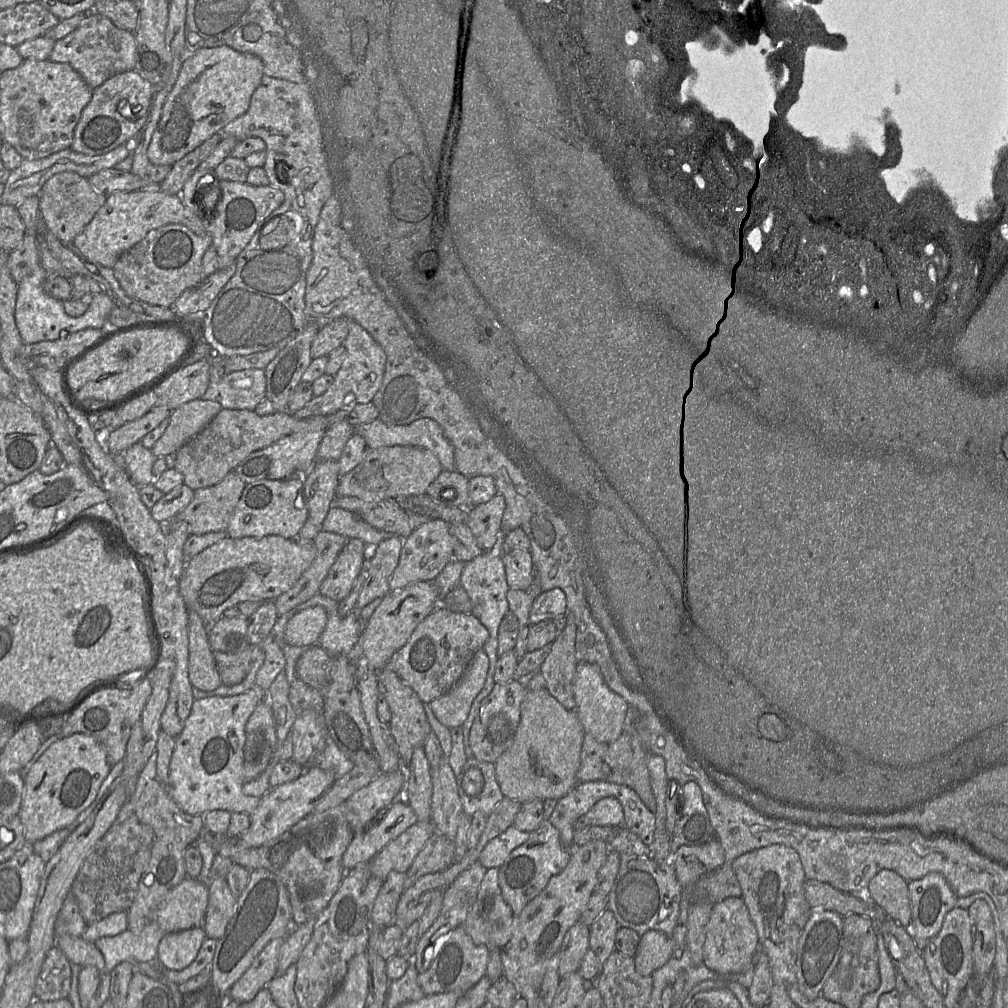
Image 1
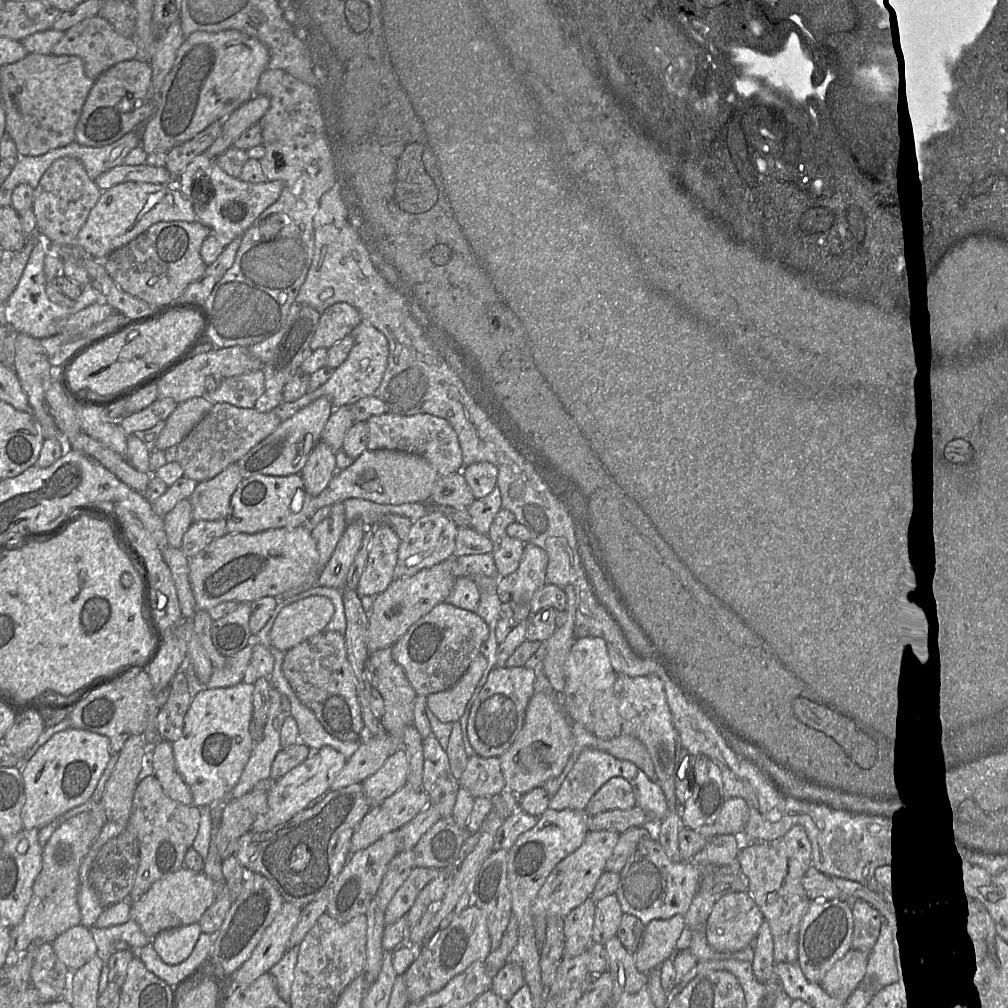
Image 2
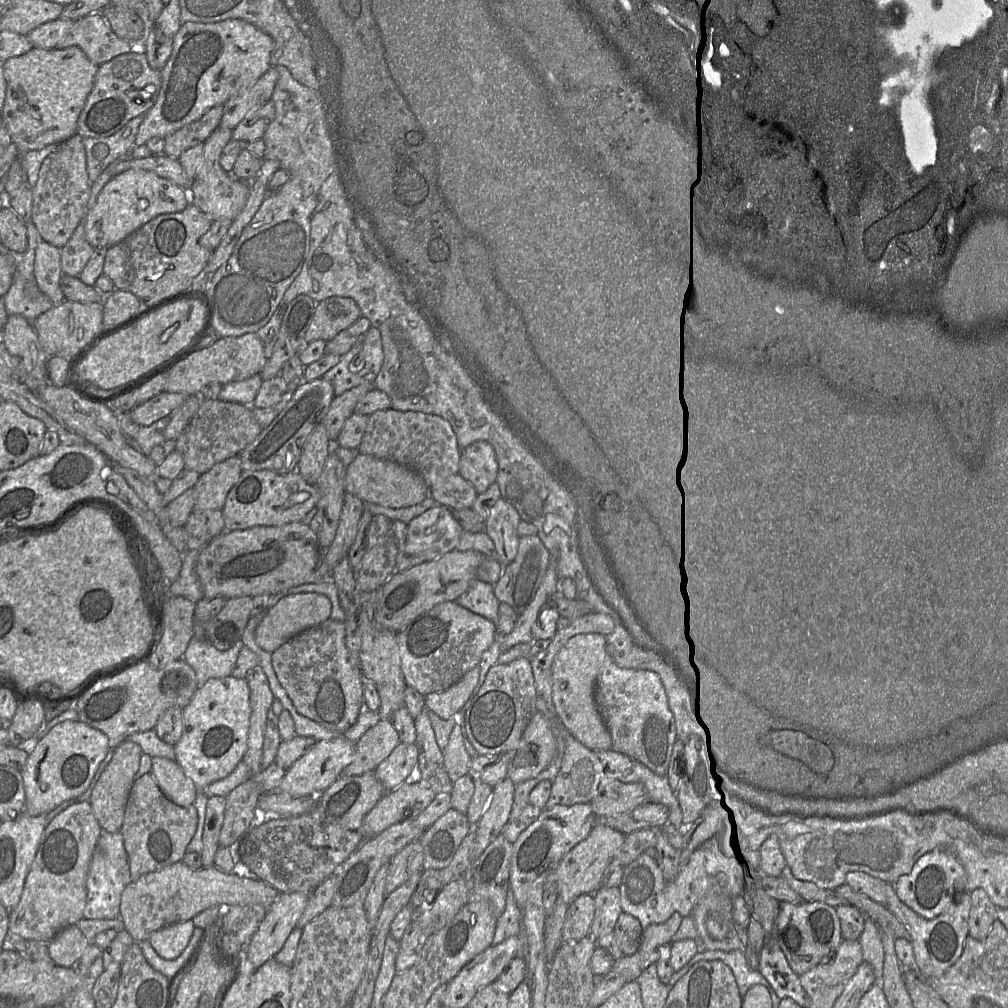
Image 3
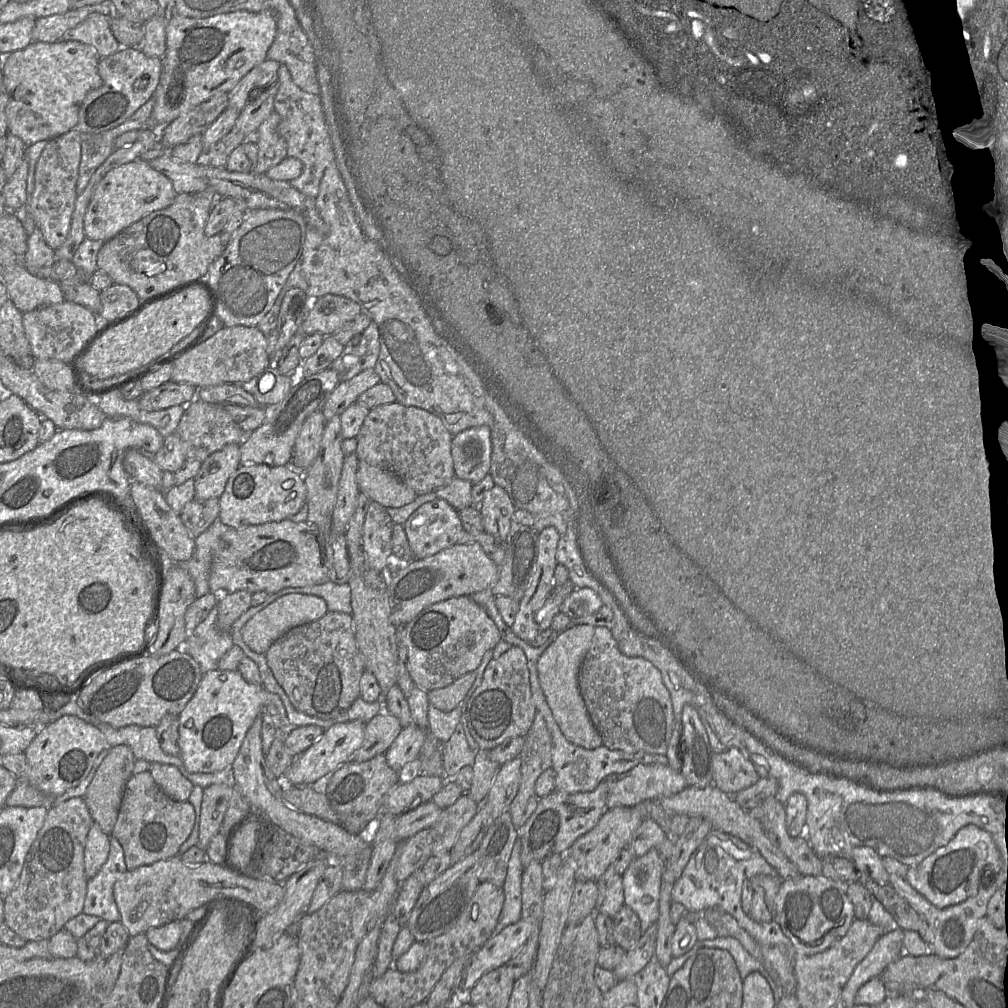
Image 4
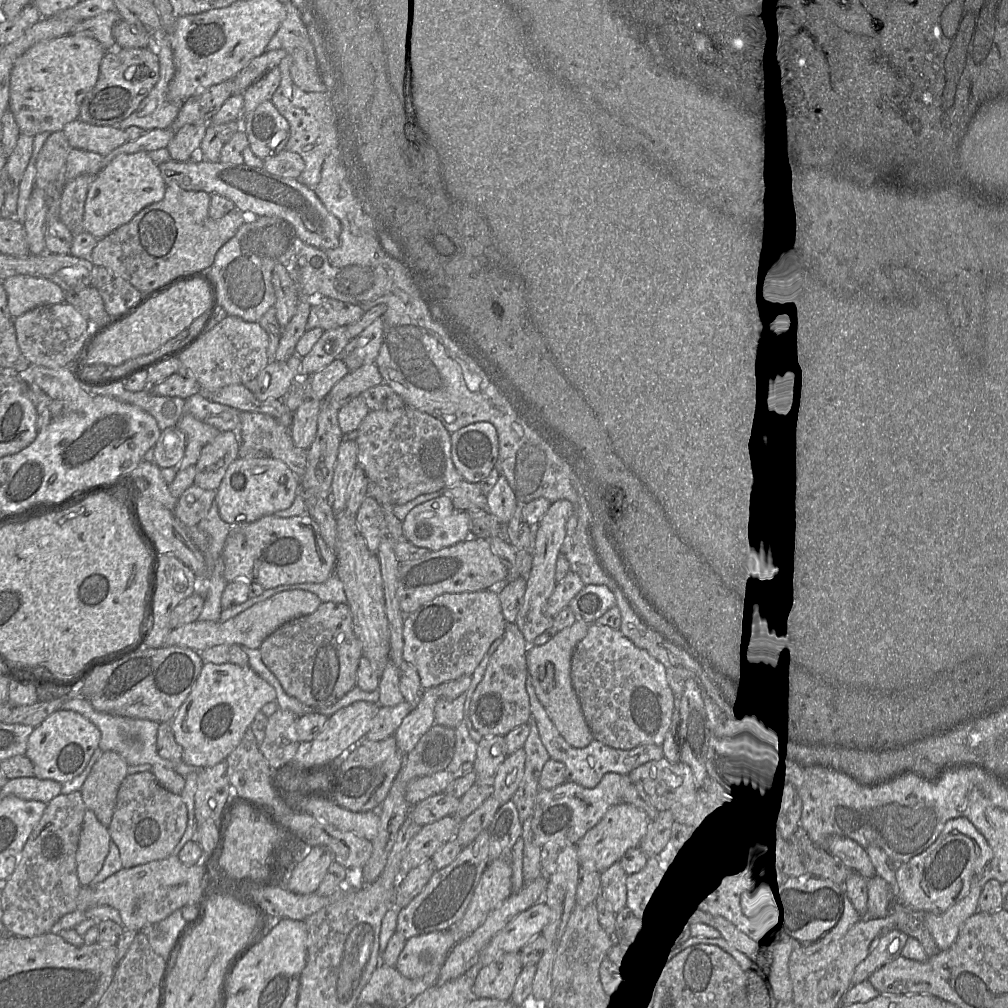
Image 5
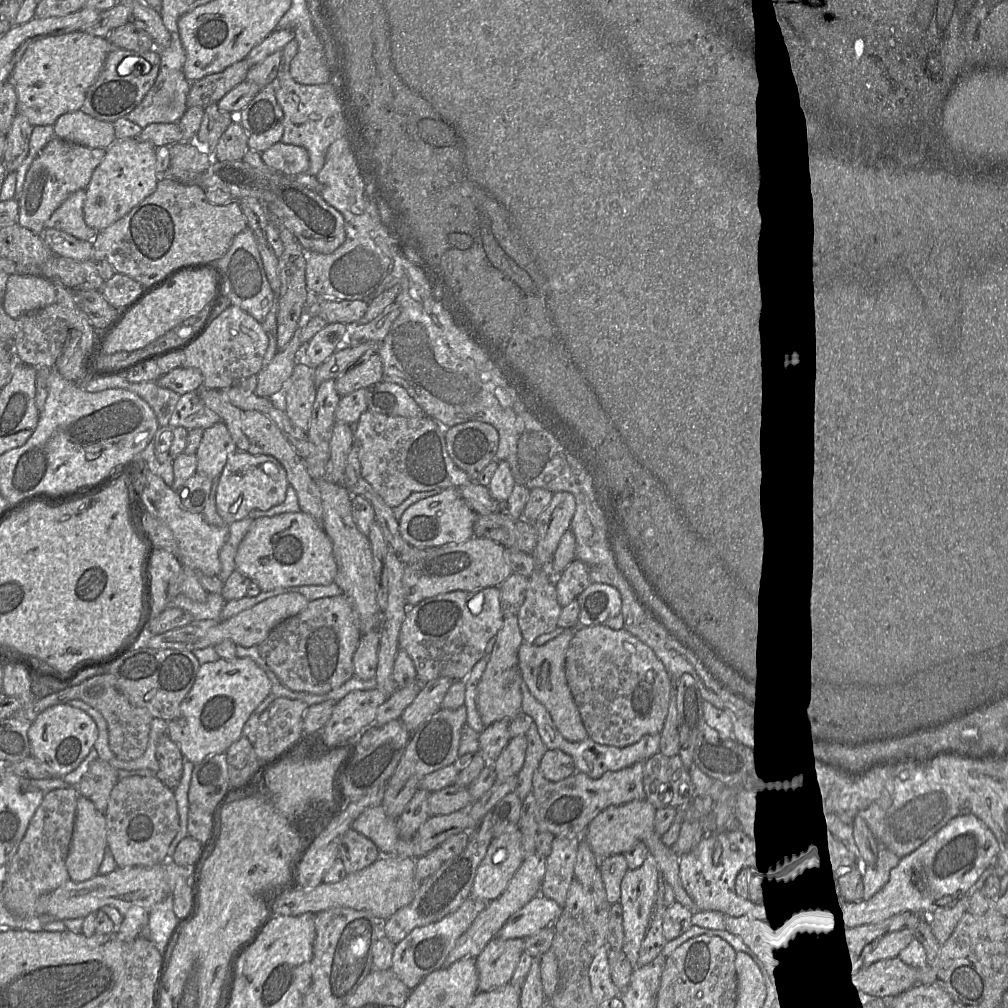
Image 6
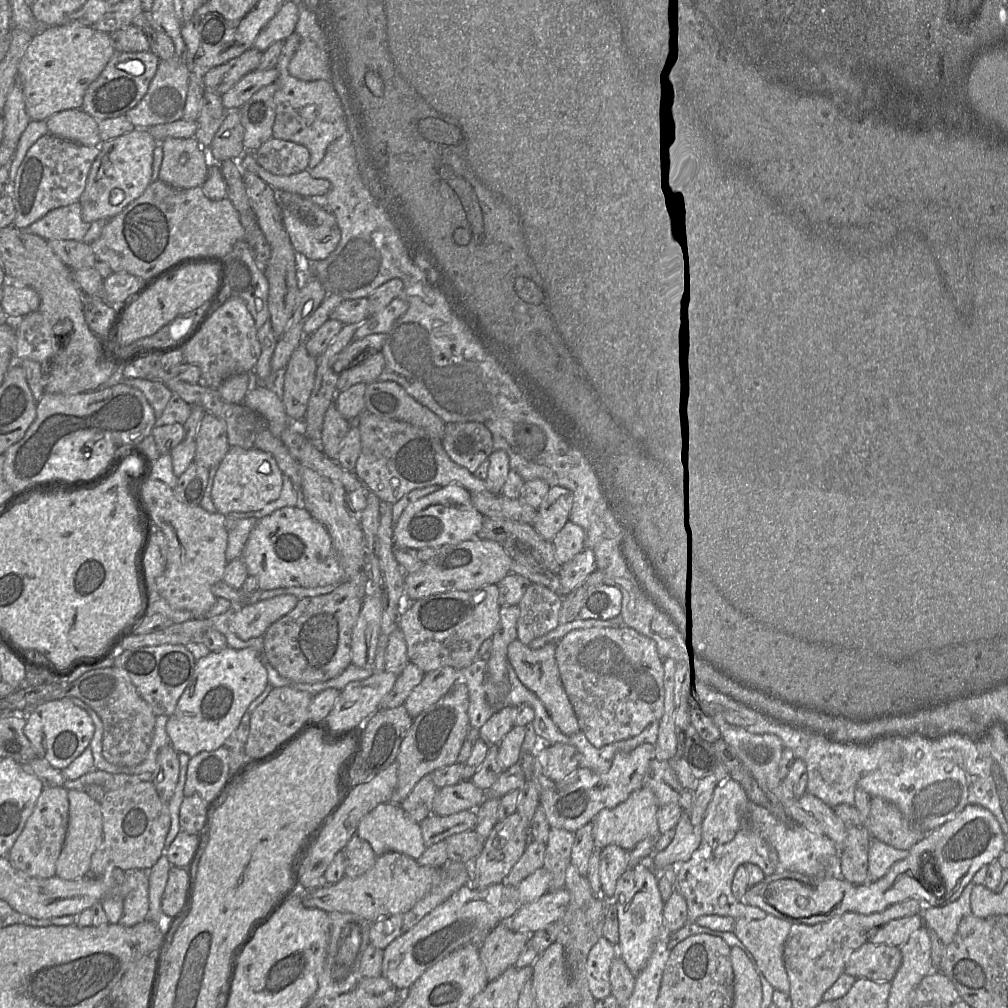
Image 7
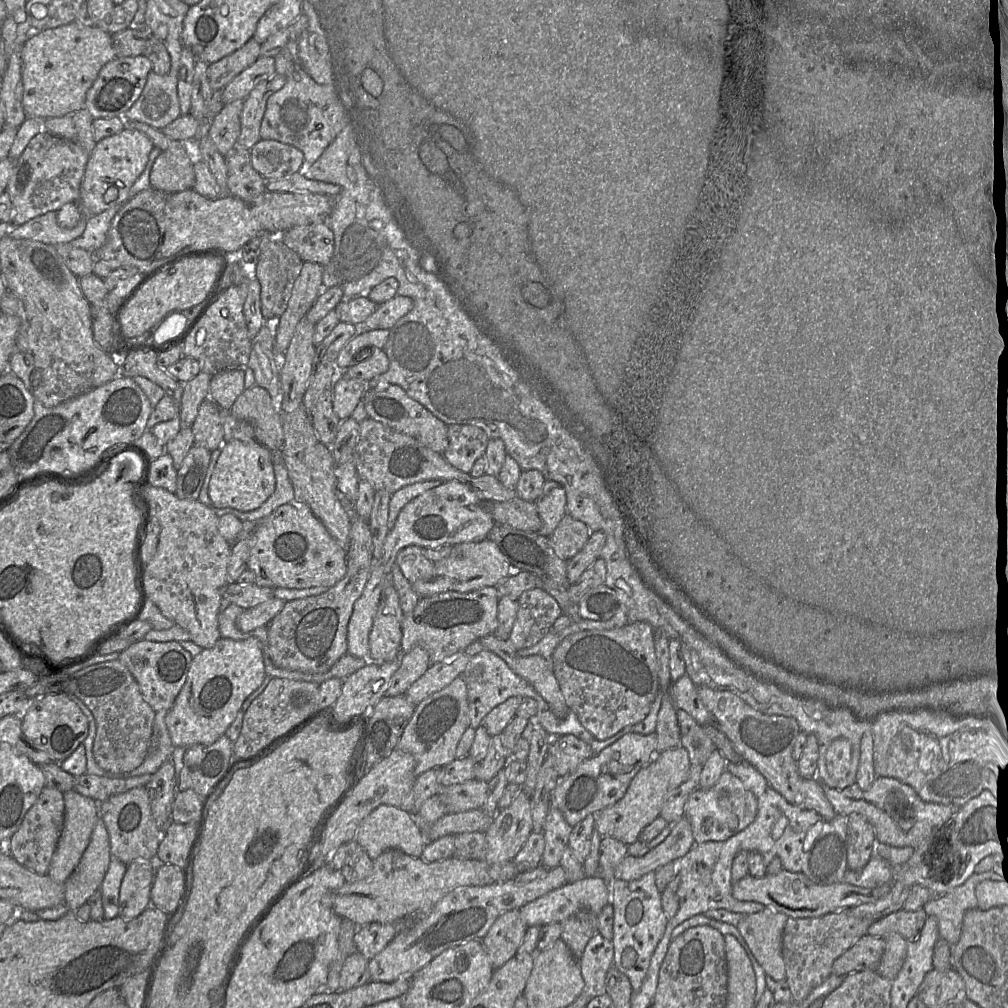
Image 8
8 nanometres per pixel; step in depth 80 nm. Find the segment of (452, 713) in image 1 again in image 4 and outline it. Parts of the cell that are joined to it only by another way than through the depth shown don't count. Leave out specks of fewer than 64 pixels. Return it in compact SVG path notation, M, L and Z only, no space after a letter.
M474 671L468 672L444 688L428 691L427 698L429 704L443 712L453 710L466 697L475 677Z

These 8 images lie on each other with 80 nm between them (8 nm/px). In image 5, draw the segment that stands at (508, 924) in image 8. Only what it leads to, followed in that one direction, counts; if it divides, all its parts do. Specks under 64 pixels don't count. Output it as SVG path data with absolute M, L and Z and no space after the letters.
M505 953L484 966L474 978L473 997L510 1000L522 965L519 953Z

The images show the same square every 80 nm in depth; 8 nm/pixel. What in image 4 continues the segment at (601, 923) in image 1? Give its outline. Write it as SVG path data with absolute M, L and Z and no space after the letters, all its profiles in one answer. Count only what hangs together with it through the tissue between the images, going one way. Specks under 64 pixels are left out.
M610 866L597 884L599 904L596 911L613 918L624 905L622 876Z

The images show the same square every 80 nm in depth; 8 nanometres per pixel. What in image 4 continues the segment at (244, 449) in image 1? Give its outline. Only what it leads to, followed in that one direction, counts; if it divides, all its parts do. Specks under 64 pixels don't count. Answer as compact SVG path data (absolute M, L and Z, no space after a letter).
M195 398L186 405L175 433L185 444L186 459L195 459L202 463L212 453L228 444L243 444L252 432L243 431L222 405L203 402Z

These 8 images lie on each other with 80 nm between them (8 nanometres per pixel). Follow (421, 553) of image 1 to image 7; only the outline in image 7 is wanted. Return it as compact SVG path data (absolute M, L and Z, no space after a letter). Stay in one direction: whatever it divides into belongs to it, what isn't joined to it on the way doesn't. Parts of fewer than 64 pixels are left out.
M449 484L410 503L393 527L395 546L422 549L455 545L477 537L484 516L474 507L472 493L459 484Z

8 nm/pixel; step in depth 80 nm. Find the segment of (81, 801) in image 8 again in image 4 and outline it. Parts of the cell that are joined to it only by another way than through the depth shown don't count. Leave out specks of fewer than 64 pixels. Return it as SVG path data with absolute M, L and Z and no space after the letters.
M95 823L91 826L84 848L84 873L88 879L94 877L106 862L110 850L109 835Z

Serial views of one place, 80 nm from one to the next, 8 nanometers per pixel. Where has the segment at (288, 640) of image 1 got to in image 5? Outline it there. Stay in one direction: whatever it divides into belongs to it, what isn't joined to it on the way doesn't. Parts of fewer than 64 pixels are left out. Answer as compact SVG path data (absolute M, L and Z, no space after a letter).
M293 590L275 594L267 600L255 604L239 615L225 622L197 620L173 629L164 640L164 647L180 647L201 653L219 645L239 645L249 649L259 649L261 644L283 624L317 610L322 601L313 593Z

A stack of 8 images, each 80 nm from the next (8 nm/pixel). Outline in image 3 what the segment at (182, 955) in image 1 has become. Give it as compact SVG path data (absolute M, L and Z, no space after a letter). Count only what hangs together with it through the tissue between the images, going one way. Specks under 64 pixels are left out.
M192 920L165 926L153 932L149 941L163 959L176 959L187 947L195 925Z

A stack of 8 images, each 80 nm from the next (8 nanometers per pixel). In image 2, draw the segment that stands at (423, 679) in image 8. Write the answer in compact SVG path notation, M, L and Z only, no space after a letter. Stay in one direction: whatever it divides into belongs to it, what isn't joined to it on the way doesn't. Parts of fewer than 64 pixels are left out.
M400 747L376 773L362 782L363 792L371 808L407 784L408 770L406 751Z

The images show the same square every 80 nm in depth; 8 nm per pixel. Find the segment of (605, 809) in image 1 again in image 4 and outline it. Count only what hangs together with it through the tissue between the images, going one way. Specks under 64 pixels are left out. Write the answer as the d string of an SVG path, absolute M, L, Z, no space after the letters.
M668 764L639 765L626 775L608 777L607 809L615 807L634 807L647 801L659 801L674 796L688 787L682 772L673 770Z

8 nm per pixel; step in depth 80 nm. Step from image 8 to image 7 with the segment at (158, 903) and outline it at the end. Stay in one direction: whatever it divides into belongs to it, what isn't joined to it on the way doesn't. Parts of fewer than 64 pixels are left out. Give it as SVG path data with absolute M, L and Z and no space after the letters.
M172 866L169 870L168 880L161 899L164 914L170 918L176 917L184 908L187 891L188 877L187 866L184 868Z

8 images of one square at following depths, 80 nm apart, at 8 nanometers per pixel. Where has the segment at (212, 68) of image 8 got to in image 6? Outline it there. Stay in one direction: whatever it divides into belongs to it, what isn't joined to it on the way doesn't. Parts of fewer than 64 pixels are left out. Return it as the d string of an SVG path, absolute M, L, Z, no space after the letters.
M243 59L222 72L205 76L191 83L186 102L187 108L194 106L206 108L210 104L218 103L229 91L246 80L249 70L246 59Z

